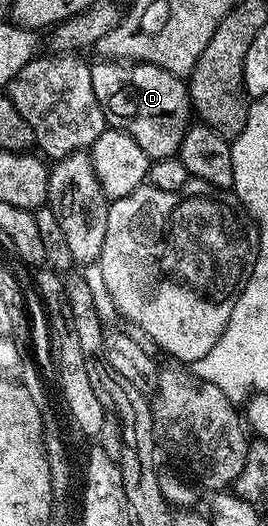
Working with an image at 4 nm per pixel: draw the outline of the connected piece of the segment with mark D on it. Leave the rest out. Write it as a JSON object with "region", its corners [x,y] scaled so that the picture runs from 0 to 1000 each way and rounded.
{"region":[[[369,114],[336,124],[343,143],[343,173],[358,173],[358,196],[373,196],[373,211],[388,211],[399,240],[418,245],[463,245],[575,306],[612,304],[660,293],[694,247],[716,236],[716,202],[709,171],[698,156],[660,139],[631,139],[578,124],[526,120],[444,120]]]}

